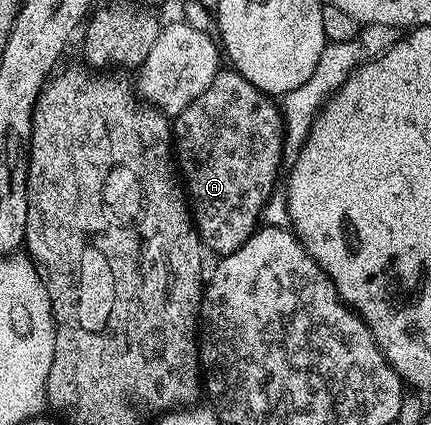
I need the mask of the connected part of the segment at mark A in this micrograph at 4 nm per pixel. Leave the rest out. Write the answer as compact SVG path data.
M225 68L217 73L212 84L195 101L172 119L173 146L176 147L175 162L179 167L179 174L183 179L184 189L187 191L187 201L191 207L193 225L197 228L197 234L201 238L202 247L206 251L214 250L217 256L224 256L235 252L248 240L254 230L258 229L259 223L262 221L265 213L265 206L275 193L273 185L277 182L277 173L281 170L281 154L283 155L283 151L285 150L285 119L282 107L278 103L276 106L273 102L276 101L270 95L264 94L259 88L255 88L255 84L251 84L241 74L237 73L236 70Z

